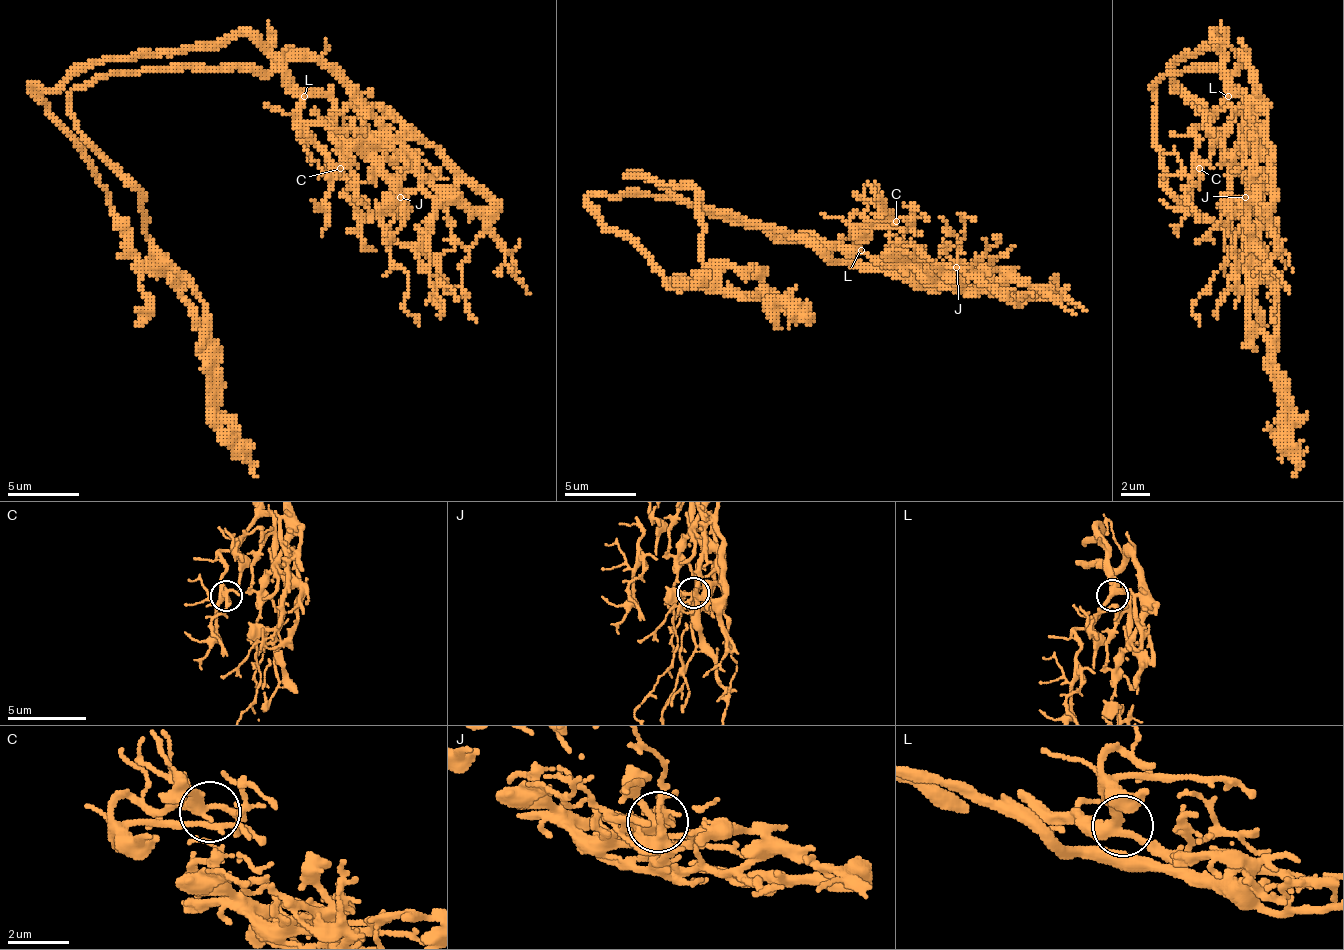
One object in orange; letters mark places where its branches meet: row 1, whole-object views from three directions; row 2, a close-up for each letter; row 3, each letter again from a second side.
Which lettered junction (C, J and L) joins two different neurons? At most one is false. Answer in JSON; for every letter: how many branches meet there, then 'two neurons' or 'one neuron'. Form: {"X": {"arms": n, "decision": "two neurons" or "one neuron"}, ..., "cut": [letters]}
{"C": {"arms": 5, "decision": "one neuron"}, "J": {"arms": 6, "decision": "two neurons"}, "L": {"arms": 3, "decision": "one neuron"}, "cut": ["J"]}

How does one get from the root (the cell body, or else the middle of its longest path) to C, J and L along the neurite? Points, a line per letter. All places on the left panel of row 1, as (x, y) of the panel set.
C: (117, 75), (186, 67), (268, 71), (272, 50), (282, 78), (300, 100), (300, 118), (293, 125), (340, 168)
J: (117, 75), (186, 67), (272, 71), (286, 60), (318, 60), (347, 89), (358, 111), (365, 157), (401, 197)
L: (117, 75), (186, 67), (261, 67), (268, 71), (272, 50), (282, 67), (282, 78), (304, 96)

